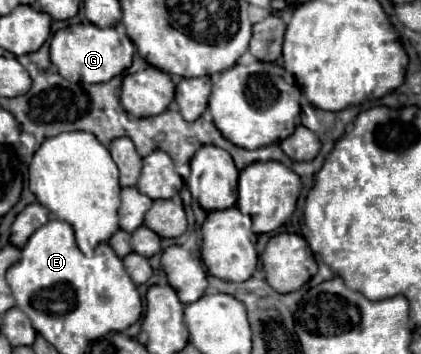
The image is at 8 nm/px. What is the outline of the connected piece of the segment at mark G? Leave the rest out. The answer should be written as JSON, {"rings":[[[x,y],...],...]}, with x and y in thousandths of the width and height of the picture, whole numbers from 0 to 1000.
{"rings":[[[183,68],[173,79],[154,79],[126,96],[121,107],[121,175],[131,181],[145,215],[159,215],[169,232],[230,237],[259,232],[268,215],[287,209],[311,186],[321,130],[306,113],[297,130],[297,107],[273,79],[230,79],[226,68]]]}

